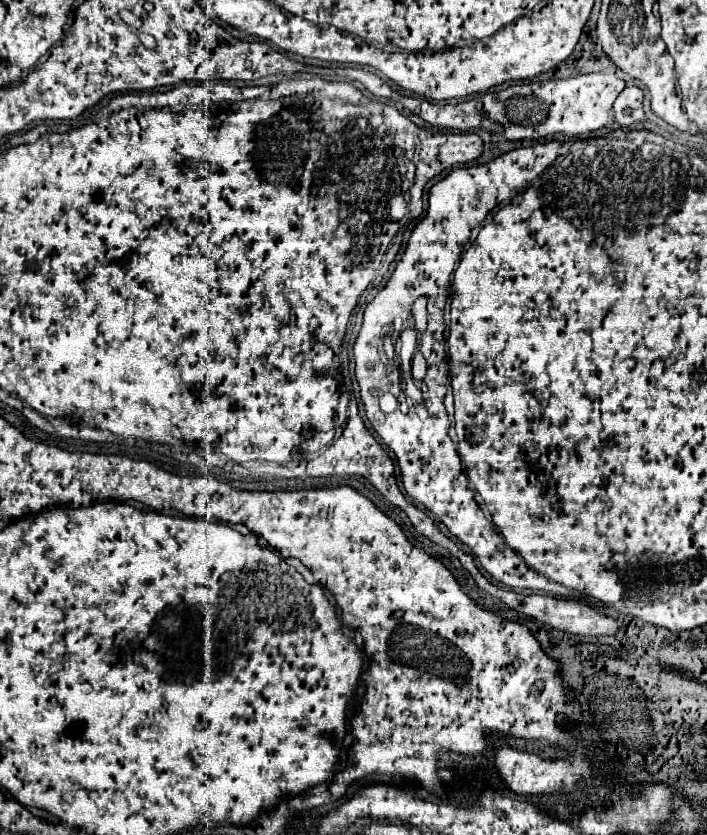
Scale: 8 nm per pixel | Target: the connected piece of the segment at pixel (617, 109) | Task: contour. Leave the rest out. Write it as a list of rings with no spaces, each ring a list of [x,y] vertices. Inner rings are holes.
[[[625,86],[613,104],[615,120],[621,126],[629,126],[637,120],[645,120],[641,102],[643,102],[643,90],[637,86]]]

